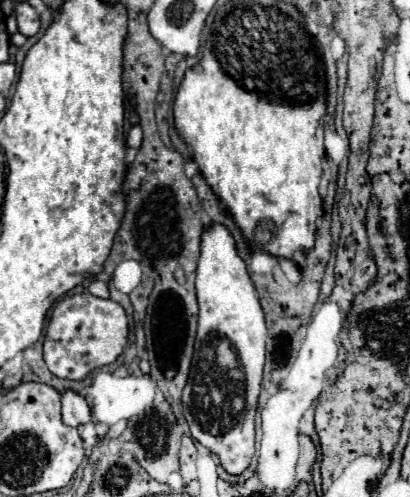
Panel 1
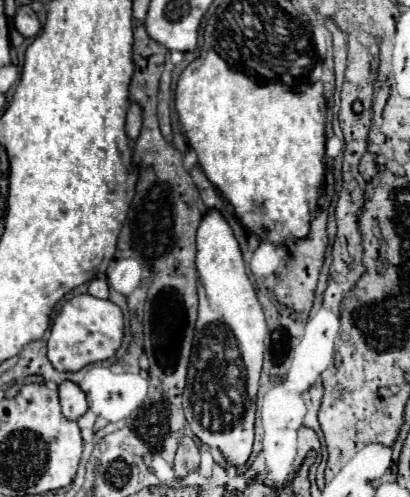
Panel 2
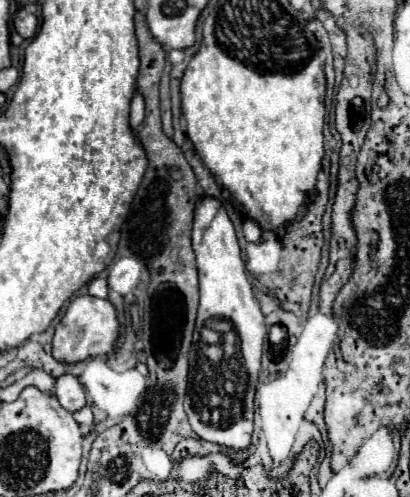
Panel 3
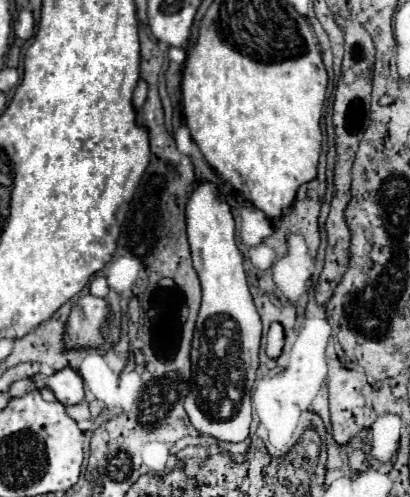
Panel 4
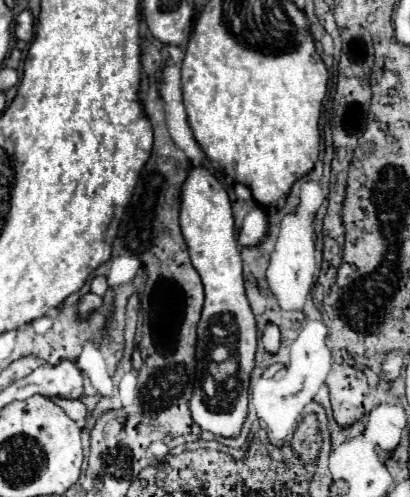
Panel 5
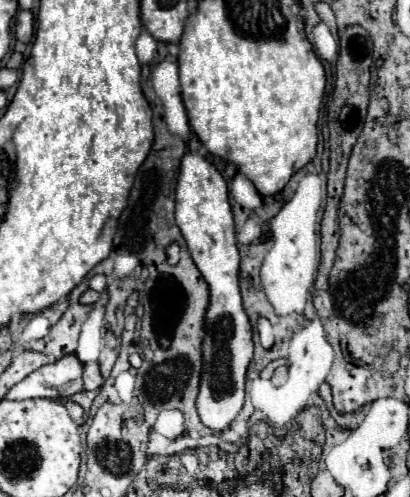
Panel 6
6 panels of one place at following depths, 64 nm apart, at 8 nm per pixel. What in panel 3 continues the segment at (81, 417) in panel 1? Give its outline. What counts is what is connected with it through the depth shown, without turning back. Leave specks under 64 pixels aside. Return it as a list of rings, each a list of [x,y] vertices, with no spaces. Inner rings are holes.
[[[60,376],[56,378],[56,396],[58,402],[64,410],[68,412],[78,412],[80,408],[86,406],[86,396],[84,396],[84,386],[78,382],[76,376]]]

